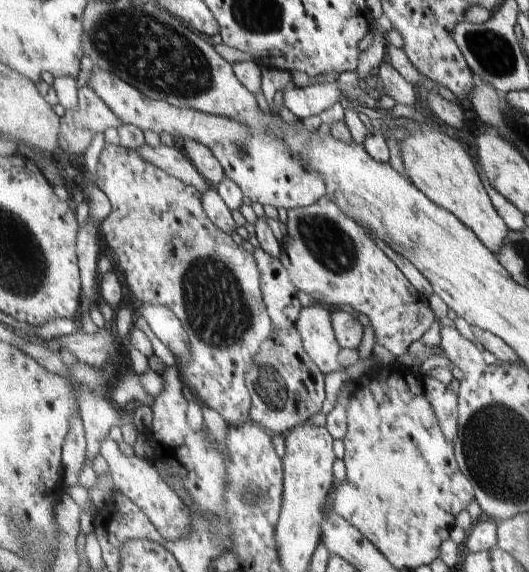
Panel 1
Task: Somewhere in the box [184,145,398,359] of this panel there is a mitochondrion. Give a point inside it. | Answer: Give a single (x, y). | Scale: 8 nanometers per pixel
(334, 249)

